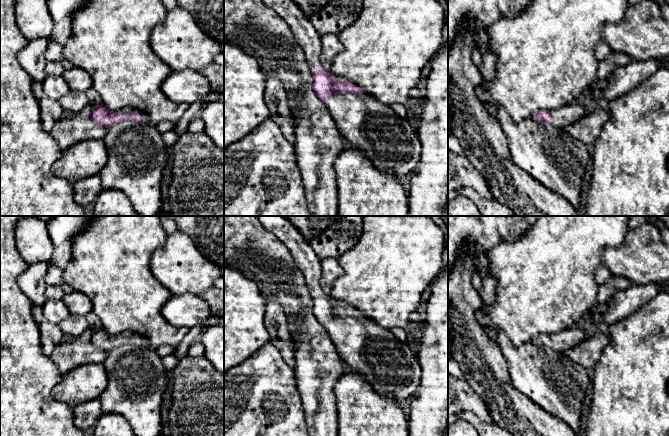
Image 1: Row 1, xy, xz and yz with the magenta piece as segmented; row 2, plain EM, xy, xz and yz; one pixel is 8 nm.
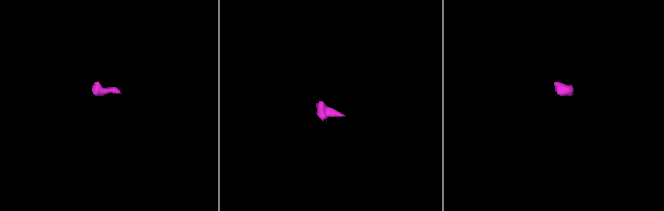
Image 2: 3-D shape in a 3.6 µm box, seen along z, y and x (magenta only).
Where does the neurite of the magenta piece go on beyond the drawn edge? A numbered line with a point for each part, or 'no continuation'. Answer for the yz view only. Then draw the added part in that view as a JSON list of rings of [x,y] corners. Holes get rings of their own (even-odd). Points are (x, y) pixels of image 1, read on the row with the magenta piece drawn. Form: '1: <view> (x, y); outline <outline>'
1: yz (561, 117); outline [[[578,101],[550,111],[551,124],[558,128],[565,128],[585,116],[589,110]]]

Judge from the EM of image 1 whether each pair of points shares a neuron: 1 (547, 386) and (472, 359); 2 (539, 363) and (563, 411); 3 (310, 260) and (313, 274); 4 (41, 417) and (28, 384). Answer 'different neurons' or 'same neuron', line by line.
1: different neurons
2: same neuron
3: same neuron
4: same neuron

